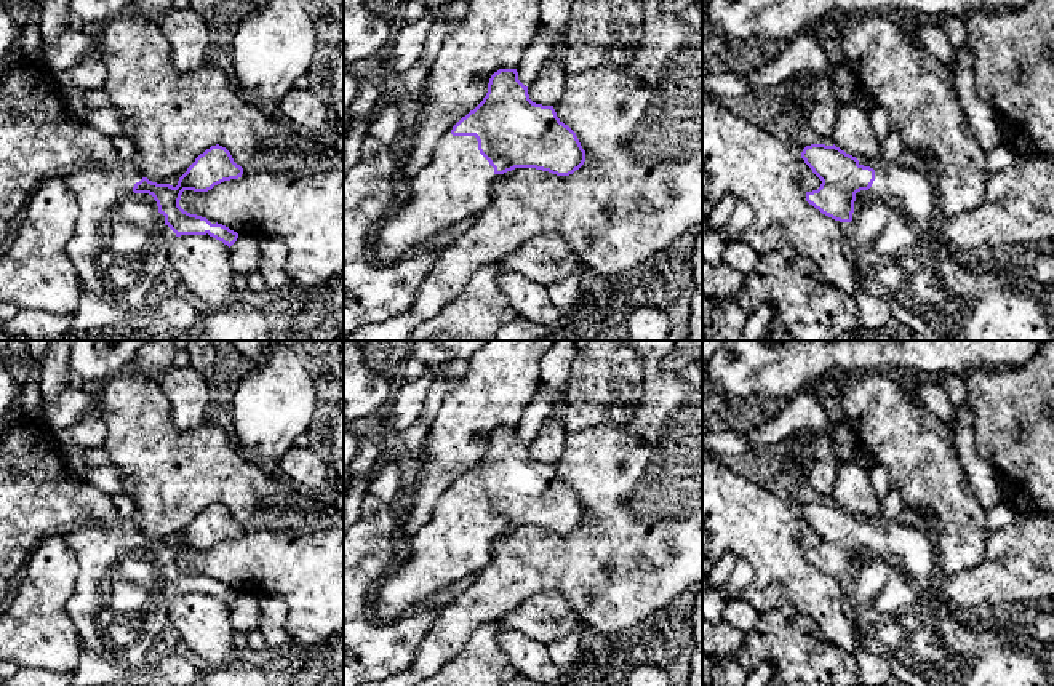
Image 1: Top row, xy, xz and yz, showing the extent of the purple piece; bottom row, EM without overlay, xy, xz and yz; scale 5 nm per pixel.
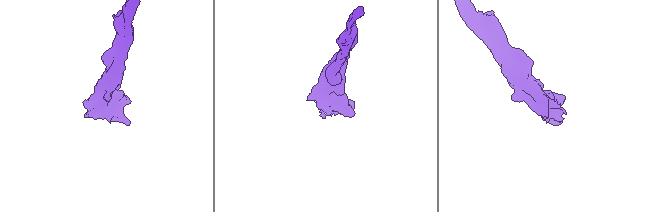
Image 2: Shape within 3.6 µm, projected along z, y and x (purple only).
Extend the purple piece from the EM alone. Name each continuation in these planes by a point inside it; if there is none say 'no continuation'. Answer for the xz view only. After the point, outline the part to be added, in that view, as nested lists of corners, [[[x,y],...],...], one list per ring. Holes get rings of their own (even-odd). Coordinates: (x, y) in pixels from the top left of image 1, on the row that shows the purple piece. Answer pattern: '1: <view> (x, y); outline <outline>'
1: xz (458, 184); outline [[[451,130],[438,141],[432,162],[409,181],[405,201],[377,229],[374,245],[377,259],[395,262],[411,246],[443,233],[464,219],[477,217],[491,205],[496,182],[512,173],[496,174],[480,154],[477,138],[453,136]]]

